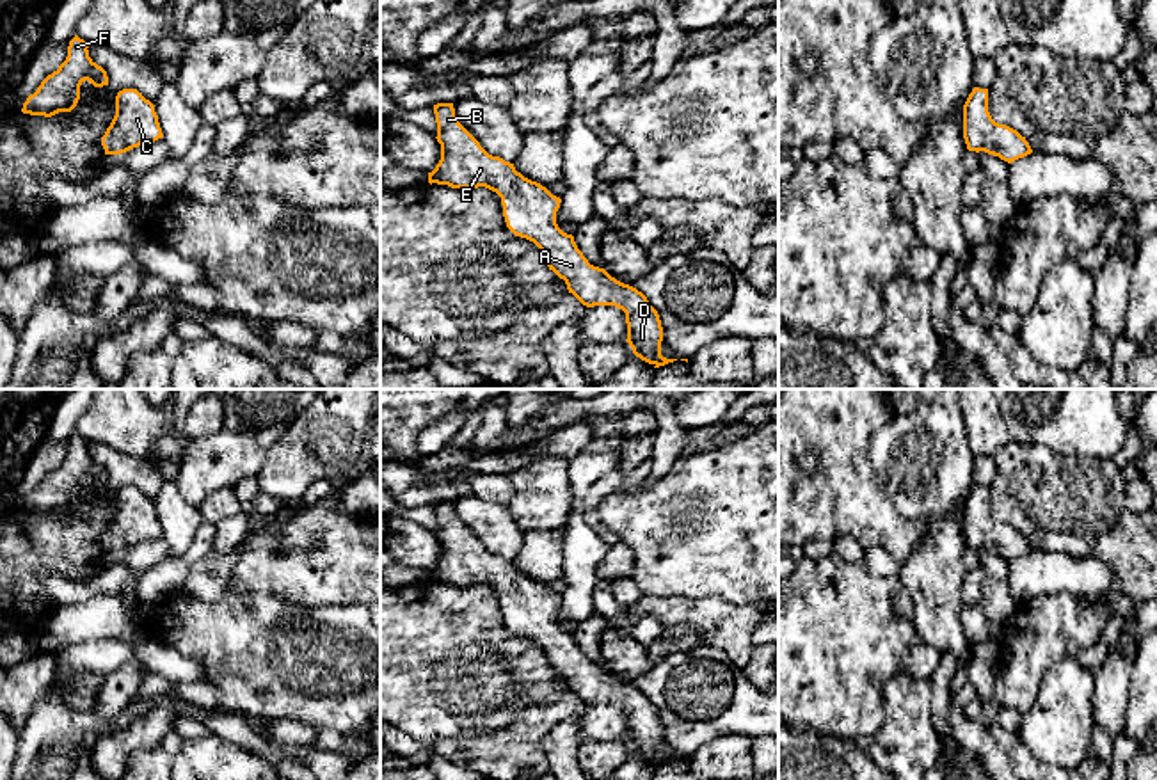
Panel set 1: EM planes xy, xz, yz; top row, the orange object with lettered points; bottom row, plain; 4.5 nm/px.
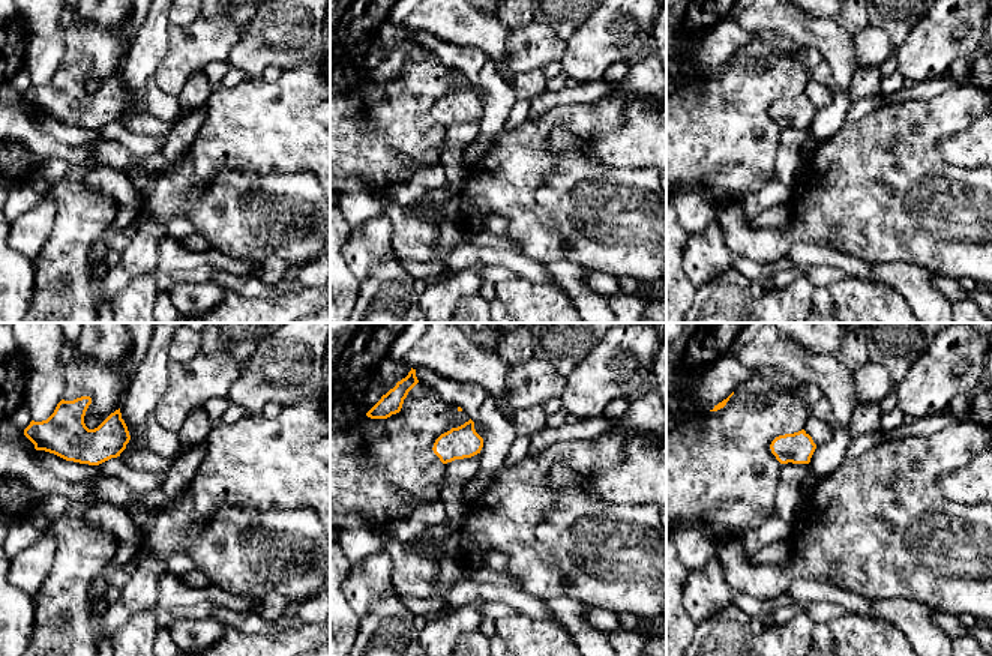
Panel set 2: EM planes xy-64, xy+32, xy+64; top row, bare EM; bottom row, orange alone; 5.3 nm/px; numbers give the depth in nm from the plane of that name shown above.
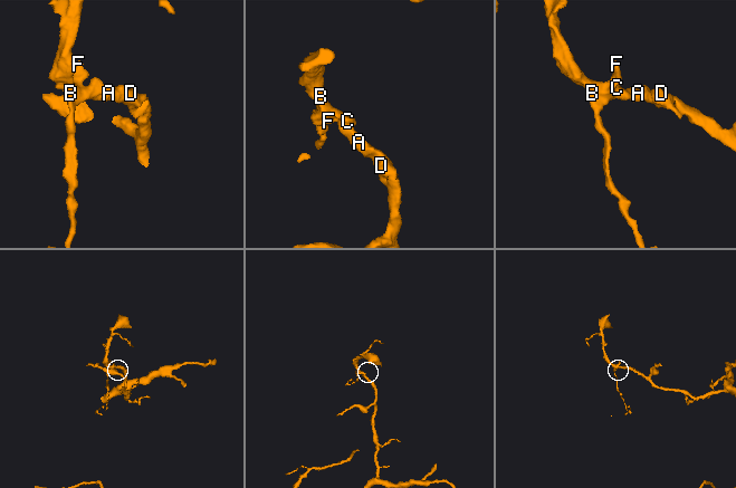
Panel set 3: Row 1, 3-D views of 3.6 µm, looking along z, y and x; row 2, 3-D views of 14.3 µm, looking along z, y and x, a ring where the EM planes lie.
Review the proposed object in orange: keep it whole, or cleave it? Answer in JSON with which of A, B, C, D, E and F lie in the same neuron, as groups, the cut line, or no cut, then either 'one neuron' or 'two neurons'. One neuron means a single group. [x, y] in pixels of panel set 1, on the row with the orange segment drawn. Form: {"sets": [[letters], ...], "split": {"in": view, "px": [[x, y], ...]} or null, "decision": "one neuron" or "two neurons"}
{"sets": [["A", "B", "C", "D", "E", "F"]], "split": null, "decision": "one neuron"}

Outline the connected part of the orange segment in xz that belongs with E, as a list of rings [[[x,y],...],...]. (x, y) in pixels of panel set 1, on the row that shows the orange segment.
[[[453,103],[434,105],[441,160],[428,183],[451,188],[485,187],[501,197],[507,227],[533,242],[544,254],[549,270],[565,281],[583,306],[615,306],[626,313],[627,343],[633,354],[654,368],[677,359],[661,355],[663,327],[658,311],[636,288],[594,267],[578,249],[574,236],[556,224],[562,199],[546,187],[524,178],[514,163],[489,155],[459,123]]]

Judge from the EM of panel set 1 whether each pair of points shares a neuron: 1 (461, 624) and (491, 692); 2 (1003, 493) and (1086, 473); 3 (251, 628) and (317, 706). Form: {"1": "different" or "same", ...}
{"1": "same", "2": "same", "3": "same"}

